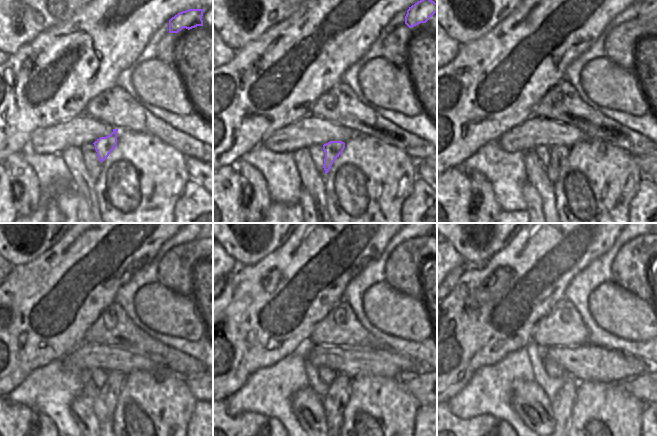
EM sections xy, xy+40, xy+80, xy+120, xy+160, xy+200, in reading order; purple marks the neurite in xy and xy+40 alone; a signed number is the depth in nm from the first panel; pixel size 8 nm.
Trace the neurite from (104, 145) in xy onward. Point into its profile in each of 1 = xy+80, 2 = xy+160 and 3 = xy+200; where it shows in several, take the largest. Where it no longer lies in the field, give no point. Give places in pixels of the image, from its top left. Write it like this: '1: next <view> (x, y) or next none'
1: next xy+80 (559, 153)
2: next xy+160 (337, 397)
3: next xy+200 (562, 403)

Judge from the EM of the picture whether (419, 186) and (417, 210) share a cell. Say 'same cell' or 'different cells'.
same cell

